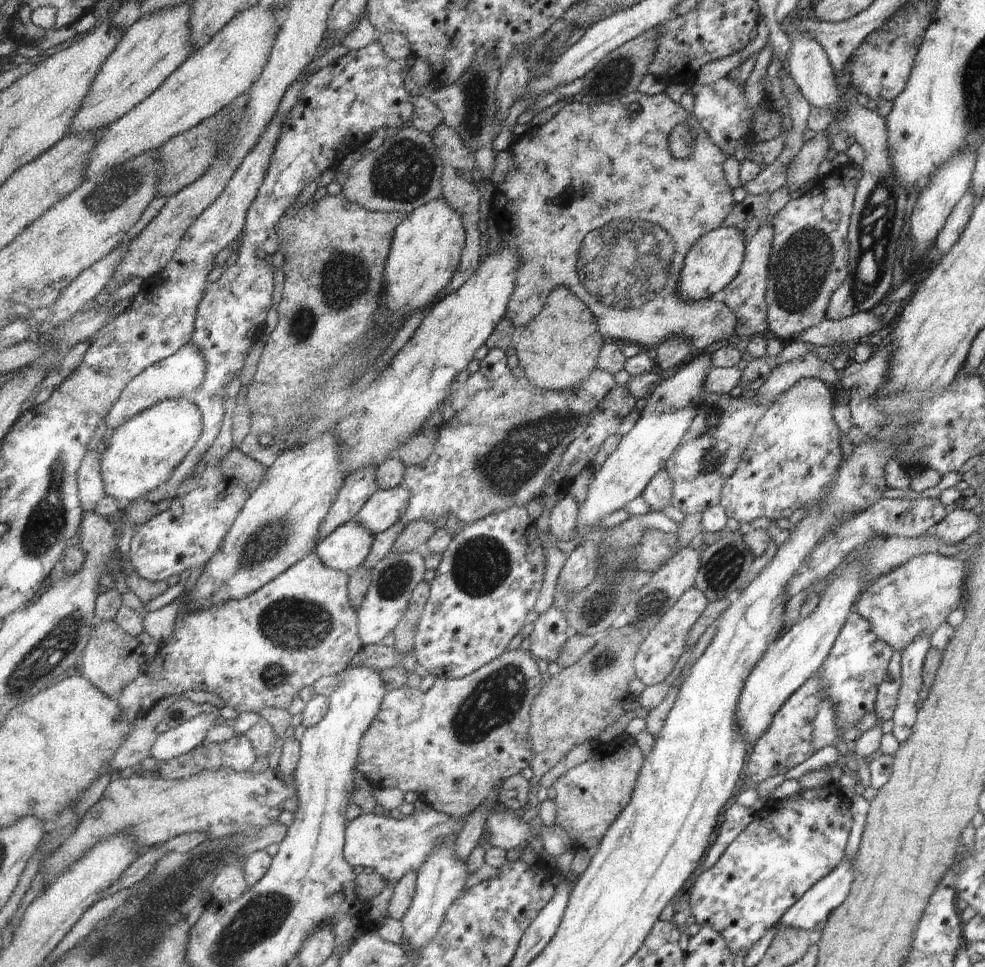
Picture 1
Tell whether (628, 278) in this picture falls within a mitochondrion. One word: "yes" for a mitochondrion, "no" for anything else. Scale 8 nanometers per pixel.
yes

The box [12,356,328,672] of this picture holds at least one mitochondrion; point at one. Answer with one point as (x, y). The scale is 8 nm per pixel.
(47, 517)

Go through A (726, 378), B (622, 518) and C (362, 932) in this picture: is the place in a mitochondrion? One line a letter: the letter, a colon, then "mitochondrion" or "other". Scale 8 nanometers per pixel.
A: other
B: other
C: other

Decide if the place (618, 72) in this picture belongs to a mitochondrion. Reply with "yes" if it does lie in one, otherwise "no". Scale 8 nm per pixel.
yes

